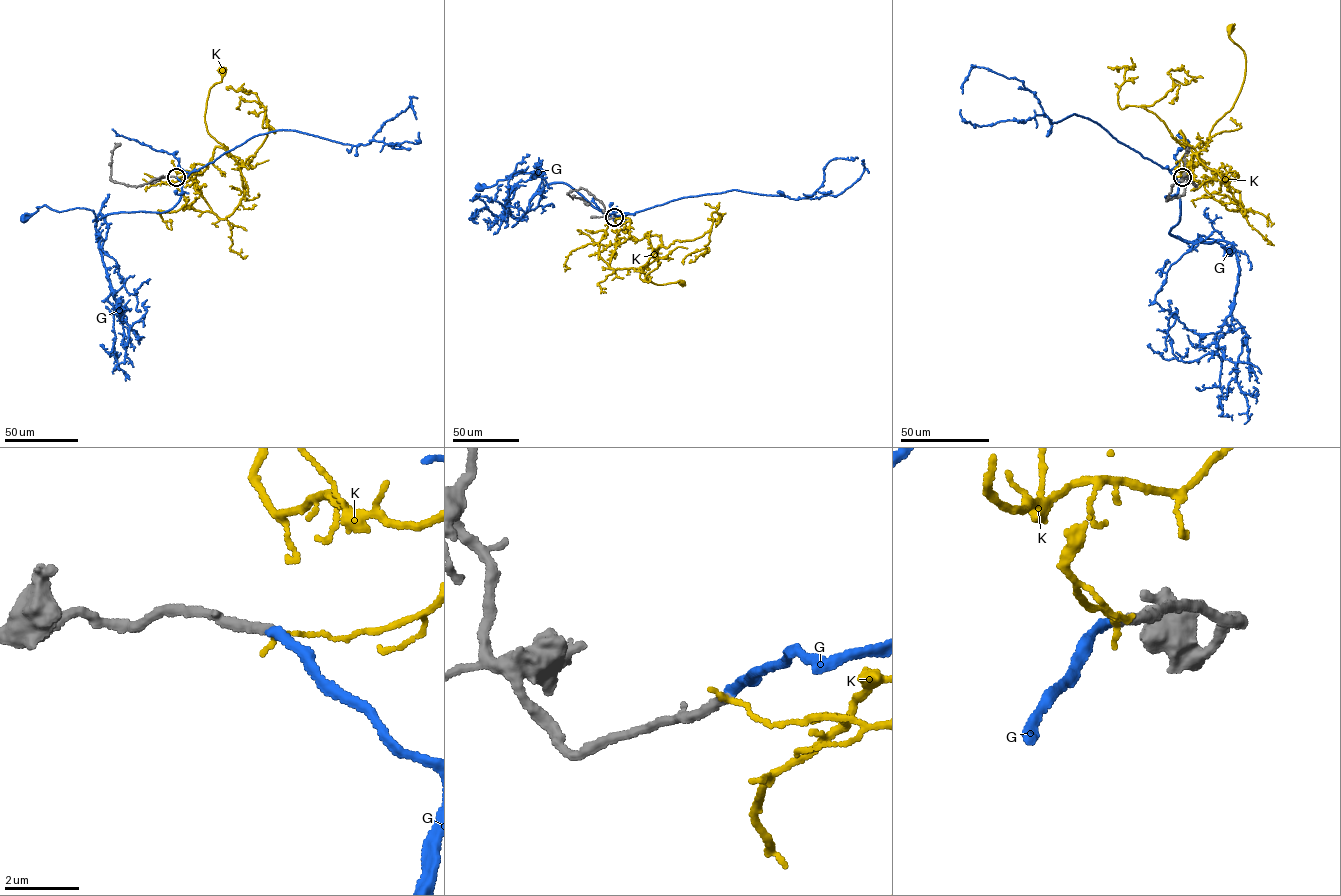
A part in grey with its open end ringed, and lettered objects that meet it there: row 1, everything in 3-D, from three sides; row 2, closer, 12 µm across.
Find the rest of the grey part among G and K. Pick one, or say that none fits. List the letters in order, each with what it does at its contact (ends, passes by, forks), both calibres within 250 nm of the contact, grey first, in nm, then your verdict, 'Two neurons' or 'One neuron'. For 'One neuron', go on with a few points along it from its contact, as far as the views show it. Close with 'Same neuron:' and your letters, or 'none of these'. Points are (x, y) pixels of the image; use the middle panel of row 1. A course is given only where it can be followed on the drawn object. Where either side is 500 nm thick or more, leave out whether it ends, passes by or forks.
G: It ends there. Thickness 260 nm (grey) against 220 nm. One neuron. Its course: (614, 217), (565, 184), (546, 184), (533, 195), (543, 179), (538, 173), (511, 174), (494, 185), (477, 188)
K: It ends there. Thickness 260 nm (grey) against 120 nm. Two neurons
Same neuron: G

